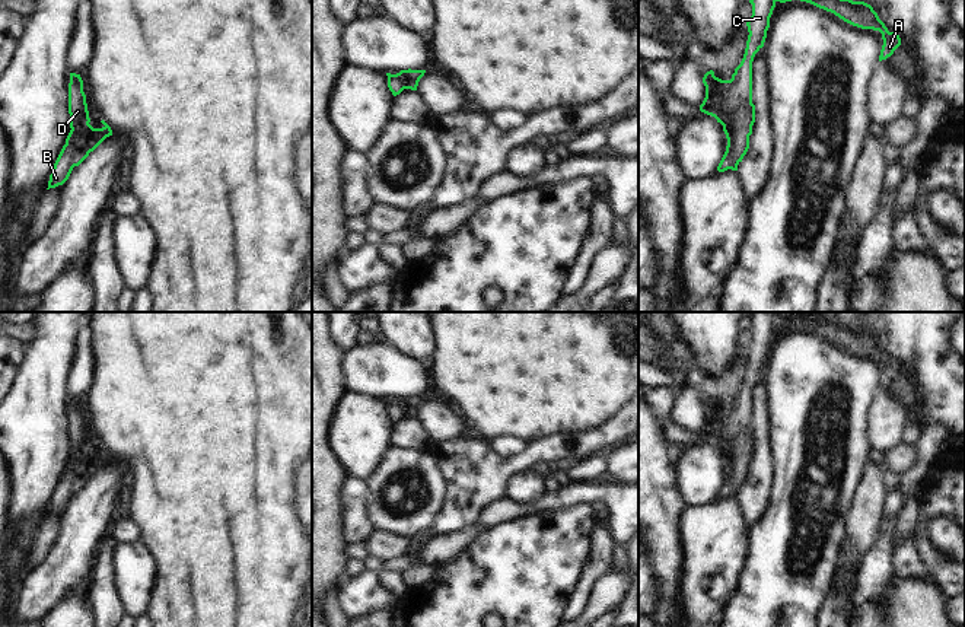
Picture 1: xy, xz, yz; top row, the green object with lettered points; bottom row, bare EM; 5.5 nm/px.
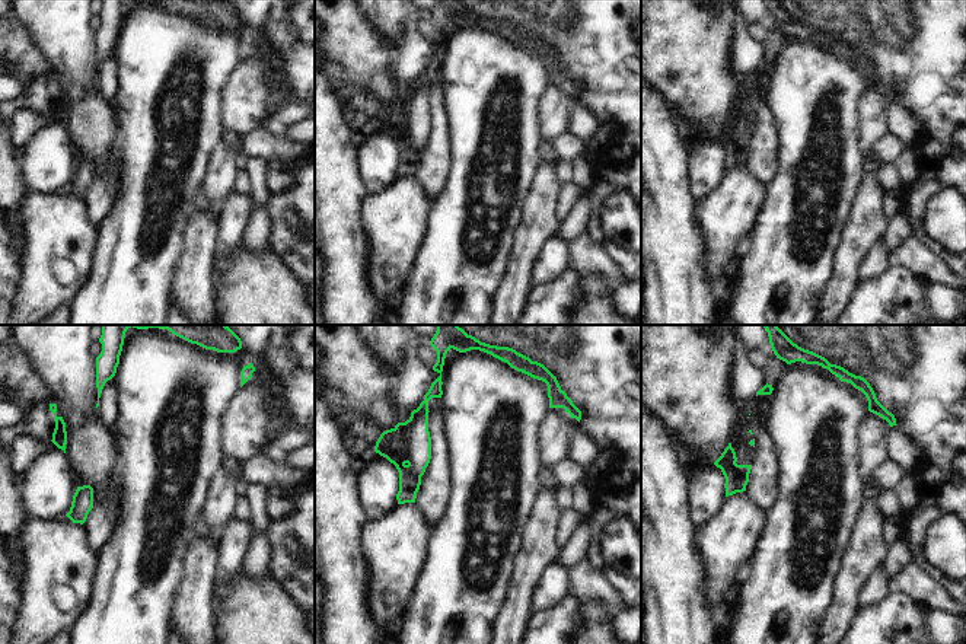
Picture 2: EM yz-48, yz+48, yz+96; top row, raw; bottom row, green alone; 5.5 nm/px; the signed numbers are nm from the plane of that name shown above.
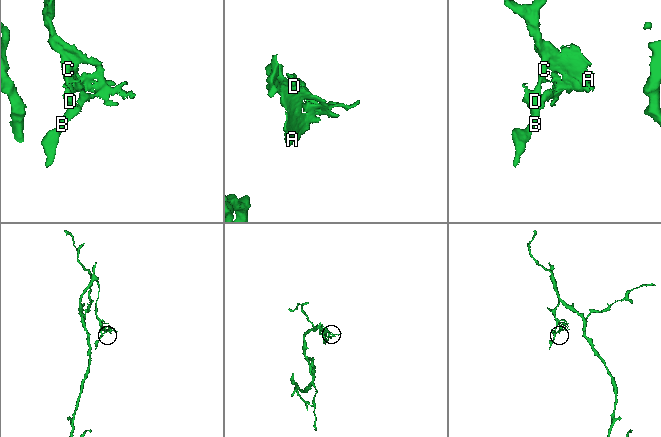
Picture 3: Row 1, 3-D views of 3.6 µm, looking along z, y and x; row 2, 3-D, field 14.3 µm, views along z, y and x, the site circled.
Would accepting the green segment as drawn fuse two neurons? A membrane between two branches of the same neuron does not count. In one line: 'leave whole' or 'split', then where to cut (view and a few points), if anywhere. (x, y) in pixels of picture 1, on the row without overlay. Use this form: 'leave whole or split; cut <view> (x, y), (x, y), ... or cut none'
leave whole; cut none

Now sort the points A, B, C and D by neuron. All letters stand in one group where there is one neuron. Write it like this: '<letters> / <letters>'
A B C D

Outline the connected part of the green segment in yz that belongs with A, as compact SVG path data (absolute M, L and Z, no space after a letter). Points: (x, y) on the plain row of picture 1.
M755 312L752 315L752 343L746 348L748 367L743 385L735 395L730 407L722 407L710 397L704 401L706 424L700 437L711 442L723 452L727 465L726 478L717 493L719 499L738 497L738 491L749 475L749 462L755 449L755 432L752 430L752 388L764 373L770 344L775 330L800 327L834 340L844 348L882 360L883 372L879 388L886 386L901 372L901 365L889 359L873 334L864 328L841 325L835 319L802 315L799 312Z

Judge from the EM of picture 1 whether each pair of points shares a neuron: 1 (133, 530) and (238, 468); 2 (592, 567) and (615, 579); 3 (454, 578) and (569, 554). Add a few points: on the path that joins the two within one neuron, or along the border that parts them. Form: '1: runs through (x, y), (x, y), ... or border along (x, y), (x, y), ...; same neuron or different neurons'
1: border along (130, 515), (140, 527), (143, 537); different neurons
2: border along (612, 567), (598, 582), (588, 604); different neurons
3: runs through (483, 579), (509, 570), (528, 570), (540, 559); same neuron

